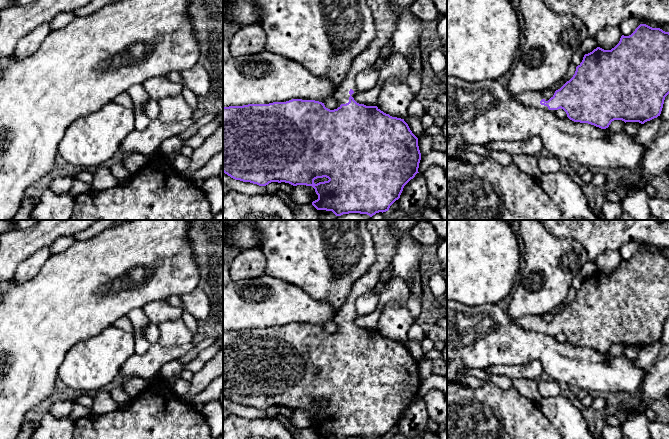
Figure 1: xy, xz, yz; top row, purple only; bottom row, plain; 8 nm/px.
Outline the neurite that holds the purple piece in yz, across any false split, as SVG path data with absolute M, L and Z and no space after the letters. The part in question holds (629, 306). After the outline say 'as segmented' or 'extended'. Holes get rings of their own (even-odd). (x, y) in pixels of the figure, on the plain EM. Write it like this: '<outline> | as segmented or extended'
M640 248L629 259L622 259L619 267L611 274L597 271L585 278L582 286L576 291L575 298L560 313L556 314L551 322L547 322L542 315L527 315L513 319L520 327L555 337L563 333L567 341L580 347L588 347L606 353L612 345L639 346L644 348L660 340L665 321L669 318L669 256L660 252L652 252Z | extended

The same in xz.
M367 220L376 260L367 273L354 283L346 303L335 314L334 321L341 328L337 333L330 334L322 326L302 323L223 331L223 396L235 404L259 410L266 410L271 406L312 410L318 419L318 423L313 425L312 429L317 434L332 435L335 439L375 439L388 435L400 422L404 410L419 397L421 377L418 362L404 343L392 341L377 330L357 327L354 324L358 316L355 301L374 290L381 273L392 261L399 236L410 234L417 221Z | extended

